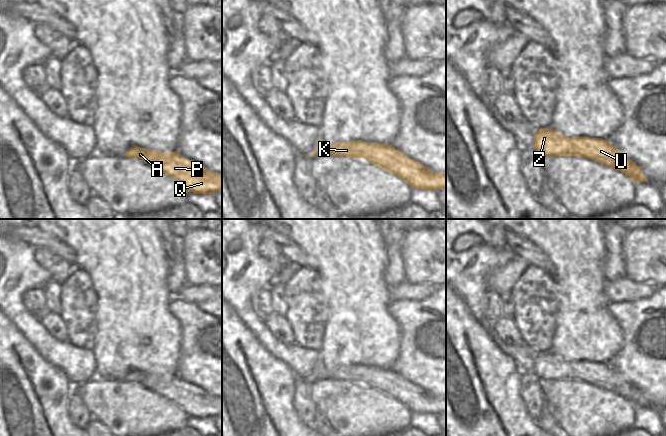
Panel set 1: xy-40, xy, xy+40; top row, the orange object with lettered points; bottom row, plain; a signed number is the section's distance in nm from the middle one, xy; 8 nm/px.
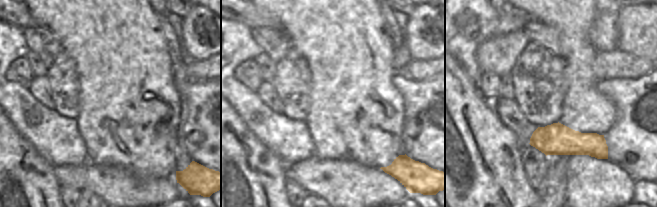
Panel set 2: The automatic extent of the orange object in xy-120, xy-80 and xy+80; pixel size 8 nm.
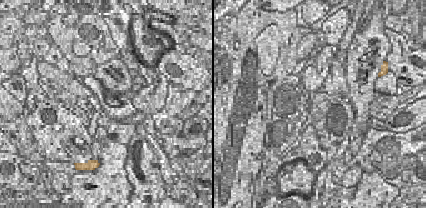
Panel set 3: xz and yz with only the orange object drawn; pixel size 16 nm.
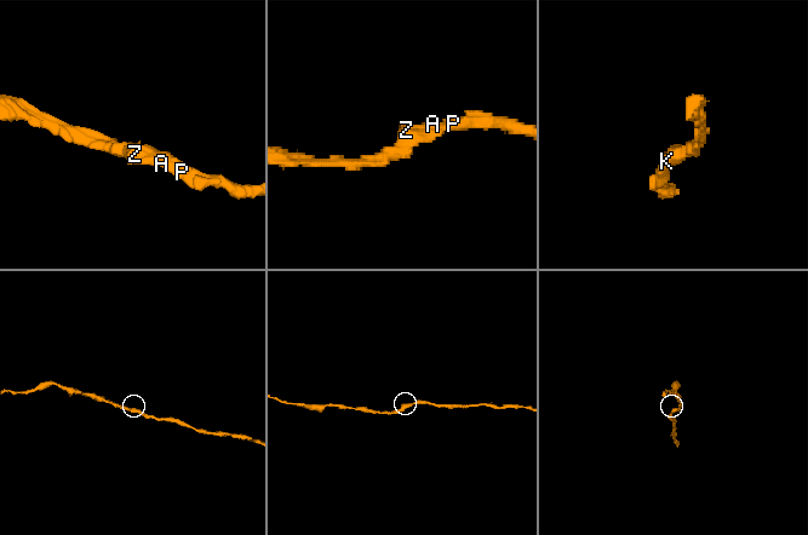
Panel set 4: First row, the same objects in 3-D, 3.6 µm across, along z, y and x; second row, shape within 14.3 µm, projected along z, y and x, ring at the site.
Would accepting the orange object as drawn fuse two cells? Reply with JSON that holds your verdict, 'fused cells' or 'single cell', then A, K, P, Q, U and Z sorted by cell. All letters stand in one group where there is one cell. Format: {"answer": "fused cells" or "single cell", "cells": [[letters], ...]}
{"answer": "single cell", "cells": [["A", "K", "P", "Q", "U", "Z"]]}

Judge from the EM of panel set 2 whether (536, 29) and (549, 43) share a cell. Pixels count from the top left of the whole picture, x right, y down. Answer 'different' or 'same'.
same

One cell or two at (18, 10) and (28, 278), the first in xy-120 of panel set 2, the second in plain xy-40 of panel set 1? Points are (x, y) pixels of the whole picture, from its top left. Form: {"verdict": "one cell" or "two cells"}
{"verdict": "two cells"}

